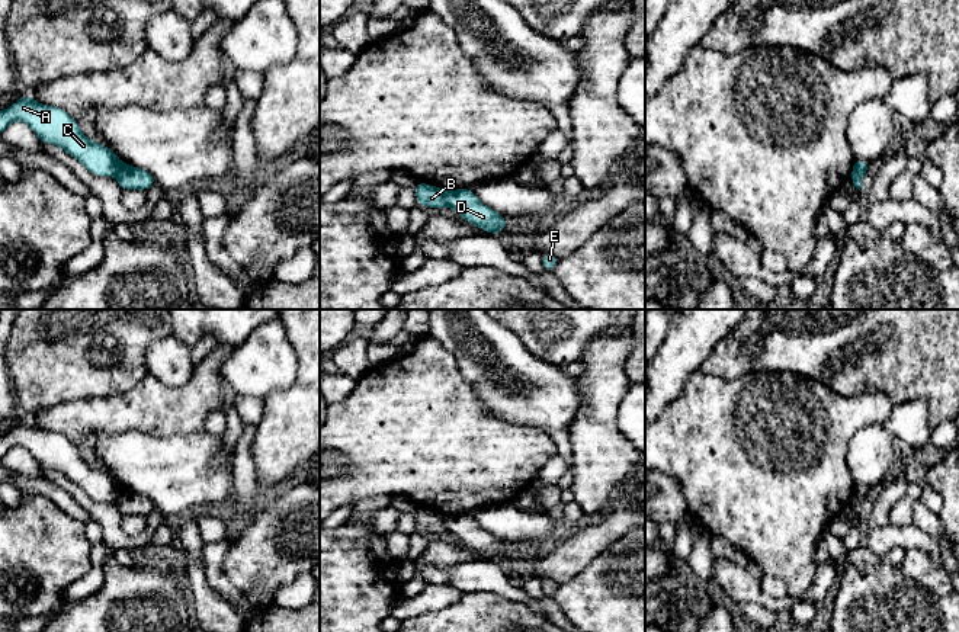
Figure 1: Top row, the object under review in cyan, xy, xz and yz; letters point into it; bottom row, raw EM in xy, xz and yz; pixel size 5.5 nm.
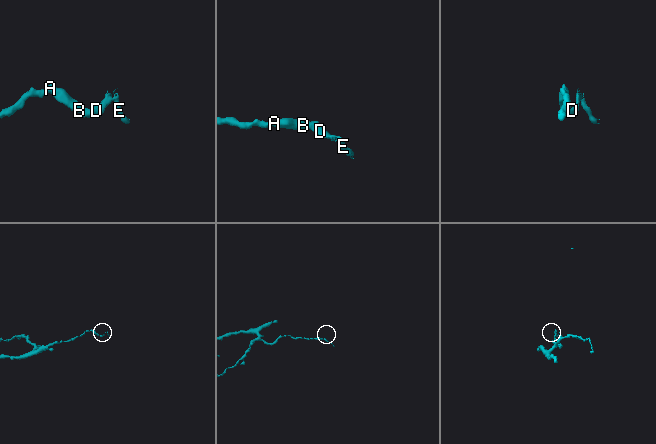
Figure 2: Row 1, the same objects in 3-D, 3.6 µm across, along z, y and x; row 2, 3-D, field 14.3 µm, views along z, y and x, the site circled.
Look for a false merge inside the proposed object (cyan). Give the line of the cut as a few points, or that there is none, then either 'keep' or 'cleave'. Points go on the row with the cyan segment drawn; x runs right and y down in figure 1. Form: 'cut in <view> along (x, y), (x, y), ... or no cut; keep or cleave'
cut in xz along (443, 191), (446, 204); cleave

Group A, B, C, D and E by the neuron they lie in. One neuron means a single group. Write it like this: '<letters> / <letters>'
A B C / D E

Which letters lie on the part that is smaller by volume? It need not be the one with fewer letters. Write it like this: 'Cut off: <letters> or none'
Cut off: D, E

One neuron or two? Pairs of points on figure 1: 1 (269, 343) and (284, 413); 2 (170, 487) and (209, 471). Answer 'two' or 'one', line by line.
1: two
2: one

